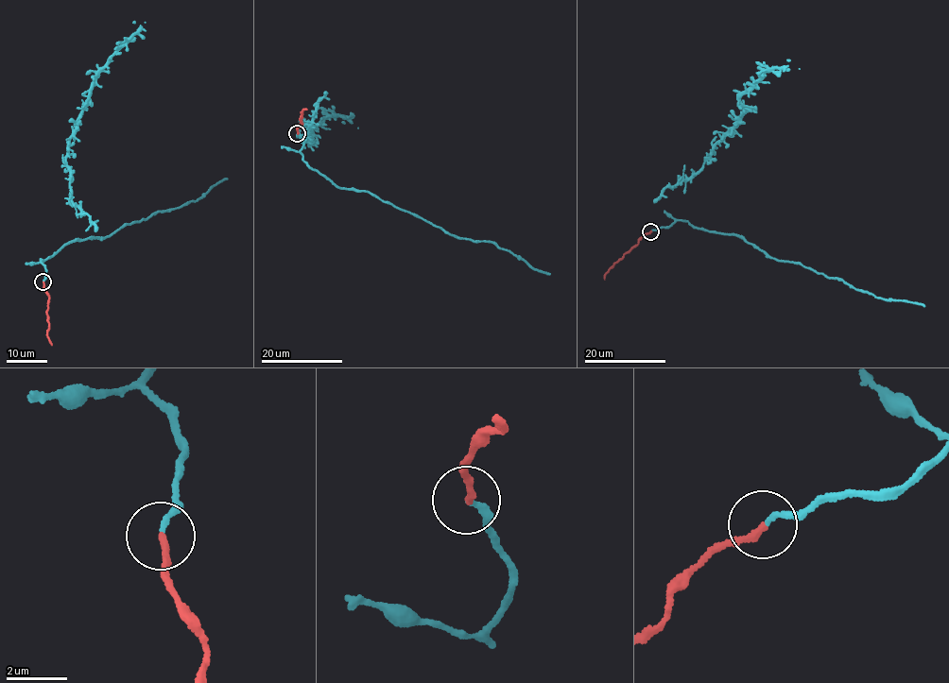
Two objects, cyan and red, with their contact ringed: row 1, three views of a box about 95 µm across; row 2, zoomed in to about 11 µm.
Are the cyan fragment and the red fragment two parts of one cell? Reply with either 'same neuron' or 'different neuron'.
different neuron

